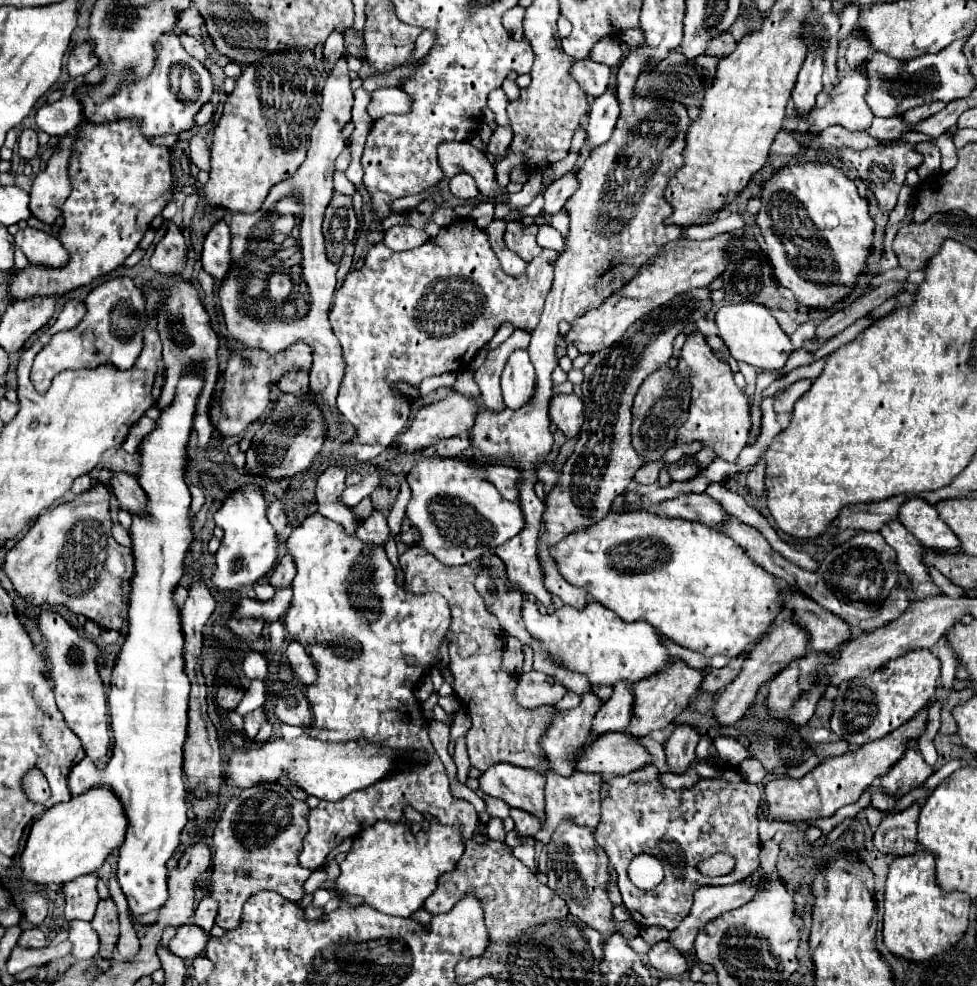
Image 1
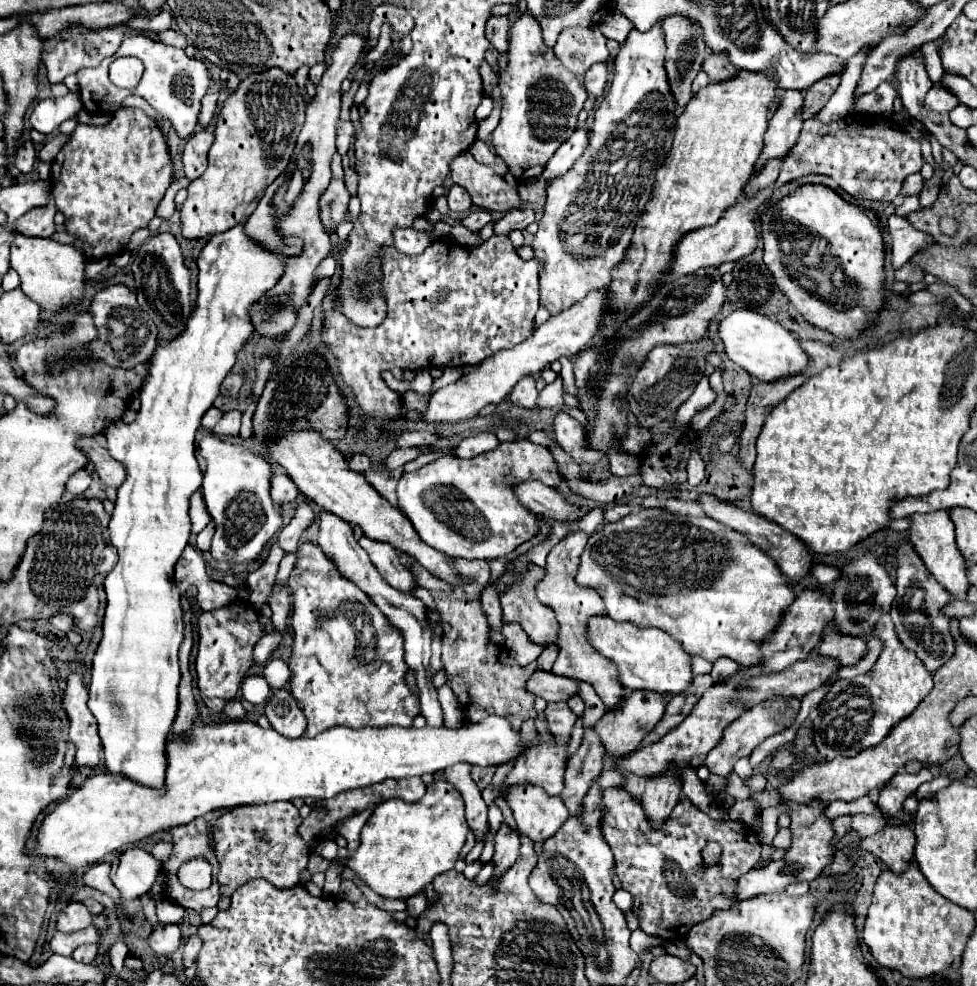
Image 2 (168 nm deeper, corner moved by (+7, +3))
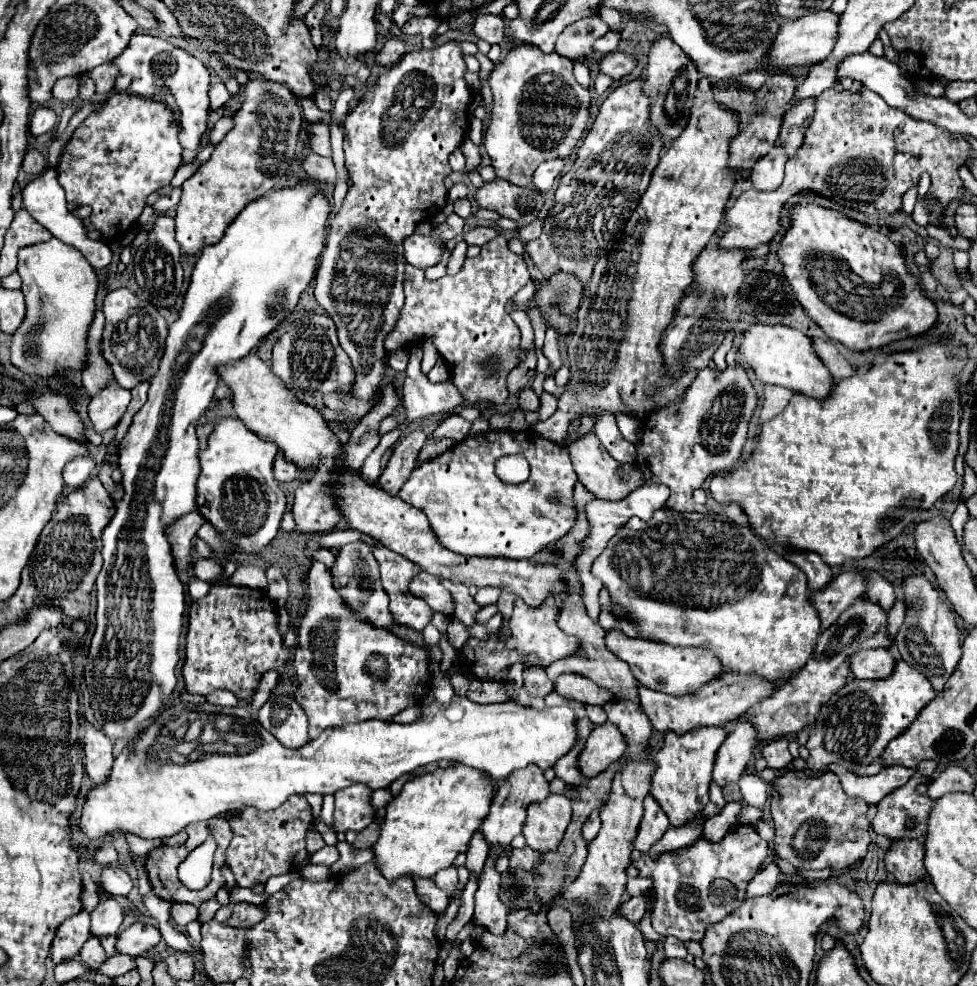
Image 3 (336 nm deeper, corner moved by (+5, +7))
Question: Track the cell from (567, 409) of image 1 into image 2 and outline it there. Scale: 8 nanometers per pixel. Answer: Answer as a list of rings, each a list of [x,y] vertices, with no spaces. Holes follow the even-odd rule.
[[[559,412],[555,422],[553,422],[553,430],[555,430],[555,442],[577,462],[577,464],[587,464],[583,476],[589,478],[591,474],[591,464],[599,458],[597,452],[589,450],[589,446],[585,446],[585,432],[583,426],[569,416],[567,412]]]

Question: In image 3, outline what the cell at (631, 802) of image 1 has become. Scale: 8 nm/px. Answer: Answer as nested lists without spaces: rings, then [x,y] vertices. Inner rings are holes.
[[[737,826],[717,844],[707,842],[705,838],[697,840],[689,848],[663,854],[659,860],[641,856],[637,862],[631,862],[639,868],[639,878],[651,878],[657,892],[653,900],[653,928],[661,936],[675,936],[681,942],[701,942],[705,928],[721,922],[733,910],[737,910],[745,898],[745,886],[765,864],[769,854],[769,844],[759,838],[753,826]],[[725,880],[725,900],[717,894],[715,882]],[[711,890],[711,894],[709,894]]]

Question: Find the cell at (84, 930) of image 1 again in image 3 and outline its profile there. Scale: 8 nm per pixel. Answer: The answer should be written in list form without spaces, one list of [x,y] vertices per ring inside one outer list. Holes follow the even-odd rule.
[[[89,938],[85,944],[83,944],[83,948],[81,948],[81,960],[89,966],[89,968],[93,968],[93,970],[97,970],[99,966],[101,966],[101,962],[105,962],[105,950],[101,948],[101,944],[99,944],[99,940],[97,938]]]

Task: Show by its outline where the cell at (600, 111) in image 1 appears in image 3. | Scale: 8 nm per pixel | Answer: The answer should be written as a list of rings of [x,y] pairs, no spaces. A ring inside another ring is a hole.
[[[563,160],[543,162],[543,164],[535,170],[535,174],[533,174],[533,186],[535,186],[535,190],[541,190],[541,192],[551,190],[553,184],[555,184],[557,174],[559,174],[561,168],[563,168],[563,164],[565,164]]]

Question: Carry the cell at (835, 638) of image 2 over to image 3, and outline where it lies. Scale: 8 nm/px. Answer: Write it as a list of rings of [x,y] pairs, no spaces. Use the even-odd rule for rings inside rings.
[[[875,648],[875,650],[861,650],[859,654],[851,656],[851,672],[855,678],[865,680],[883,680],[891,676],[895,670],[897,658],[887,648]]]

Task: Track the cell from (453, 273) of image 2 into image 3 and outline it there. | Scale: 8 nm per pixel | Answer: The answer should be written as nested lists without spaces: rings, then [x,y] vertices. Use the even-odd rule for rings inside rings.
[[[499,234],[481,246],[477,258],[467,258],[455,276],[443,276],[435,282],[425,280],[423,270],[411,264],[405,266],[405,306],[395,330],[387,336],[385,348],[391,352],[397,346],[411,348],[413,344],[435,334],[435,348],[443,356],[451,380],[465,402],[493,402],[503,404],[509,396],[507,374],[515,368],[515,354],[519,354],[521,334],[507,312],[507,304],[529,282],[525,260],[507,248],[507,240]],[[487,358],[503,358],[499,374],[487,378],[483,362]]]

